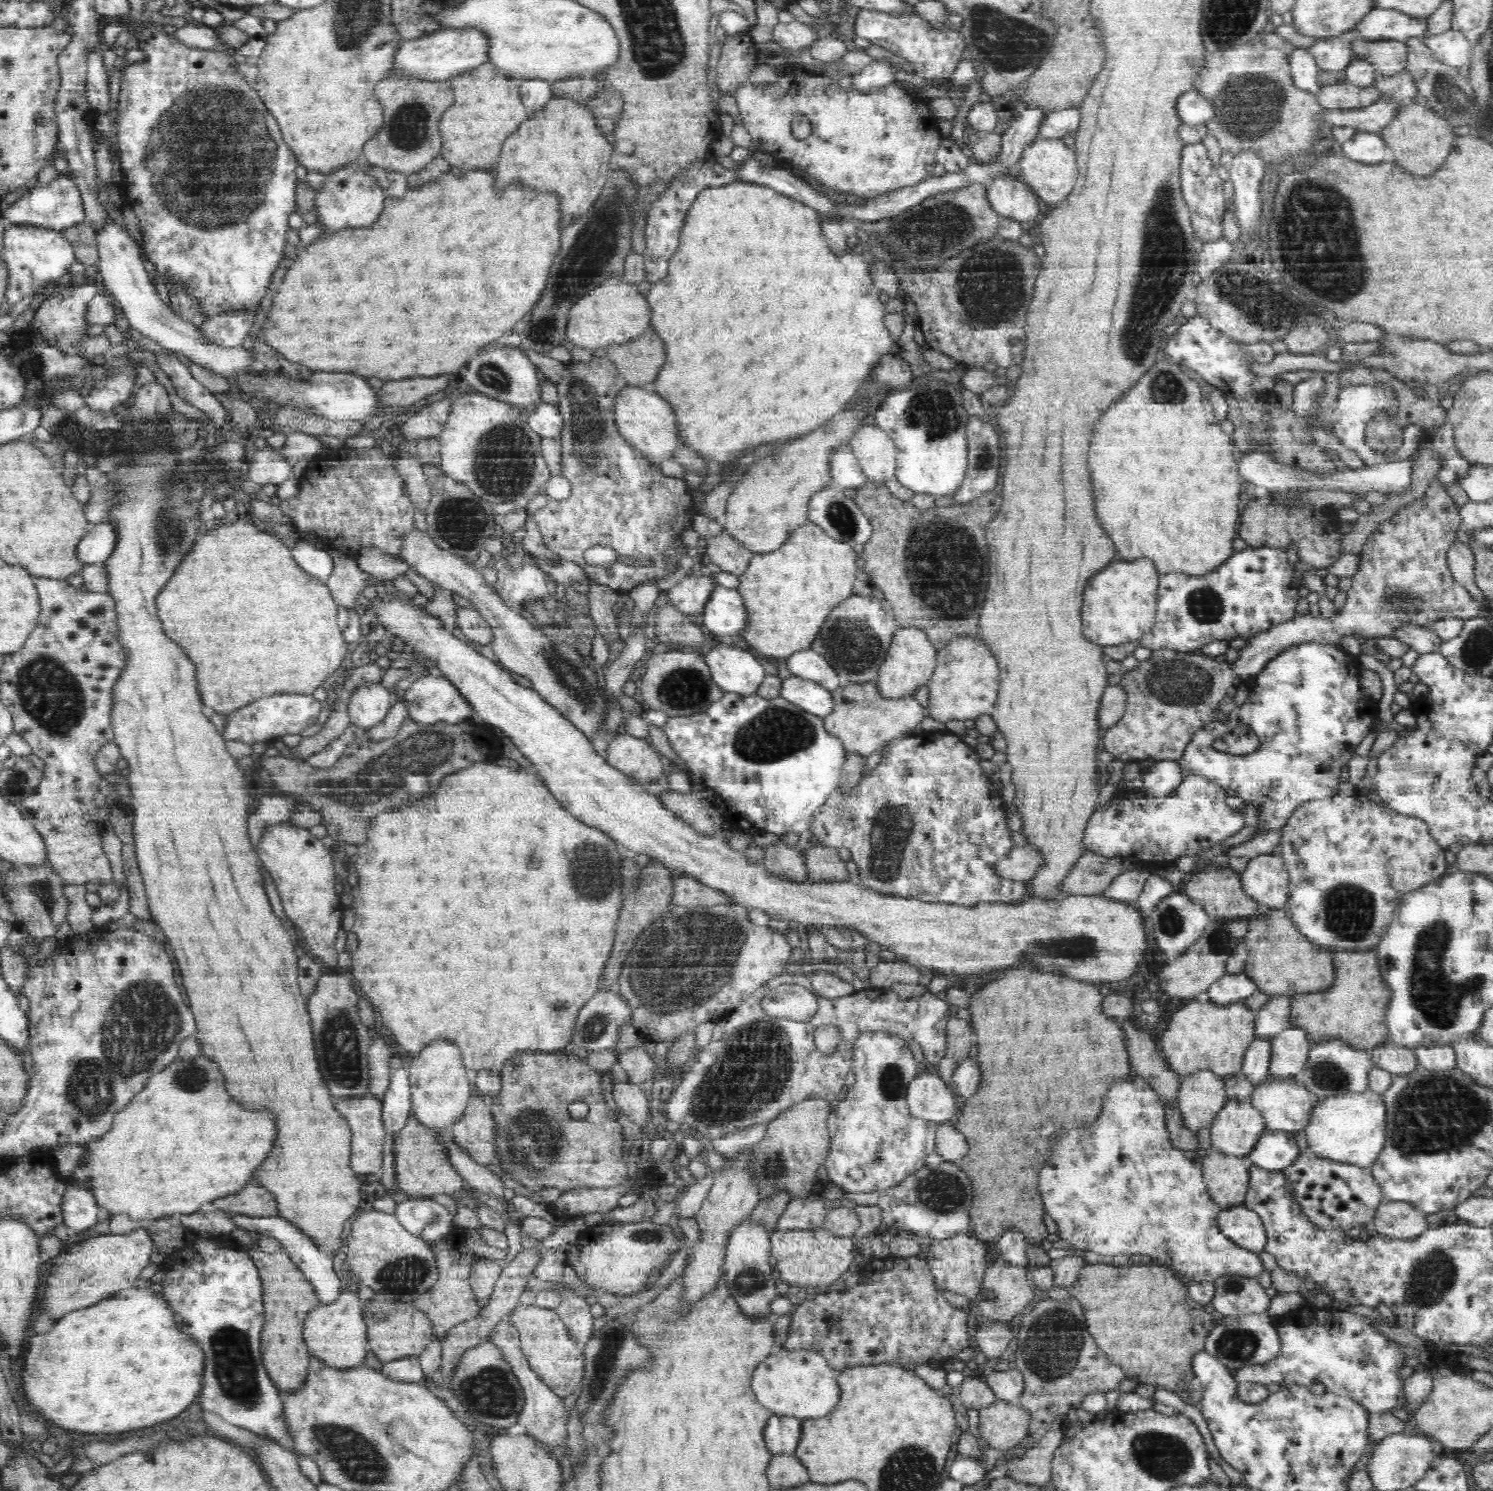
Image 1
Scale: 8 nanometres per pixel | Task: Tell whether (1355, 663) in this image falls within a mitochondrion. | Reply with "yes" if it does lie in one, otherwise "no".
no

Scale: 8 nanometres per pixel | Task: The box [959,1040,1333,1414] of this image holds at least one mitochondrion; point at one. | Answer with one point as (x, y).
(1055, 1342)

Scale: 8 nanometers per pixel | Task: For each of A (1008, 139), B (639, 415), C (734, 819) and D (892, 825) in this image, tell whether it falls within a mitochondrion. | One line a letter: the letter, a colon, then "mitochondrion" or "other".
A: other
B: other
C: other
D: mitochondrion

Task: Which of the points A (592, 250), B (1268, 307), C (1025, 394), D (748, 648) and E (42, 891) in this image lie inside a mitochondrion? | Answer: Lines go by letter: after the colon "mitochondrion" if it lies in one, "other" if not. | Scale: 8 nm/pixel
A: mitochondrion
B: mitochondrion
C: other
D: other
E: mitochondrion

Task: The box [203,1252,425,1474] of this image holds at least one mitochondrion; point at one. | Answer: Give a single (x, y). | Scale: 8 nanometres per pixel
(232, 1352)

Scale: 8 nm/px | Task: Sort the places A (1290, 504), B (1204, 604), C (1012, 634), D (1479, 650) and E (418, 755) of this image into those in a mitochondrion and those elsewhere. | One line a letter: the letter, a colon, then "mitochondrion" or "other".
A: other
B: mitochondrion
C: other
D: mitochondrion
E: mitochondrion

